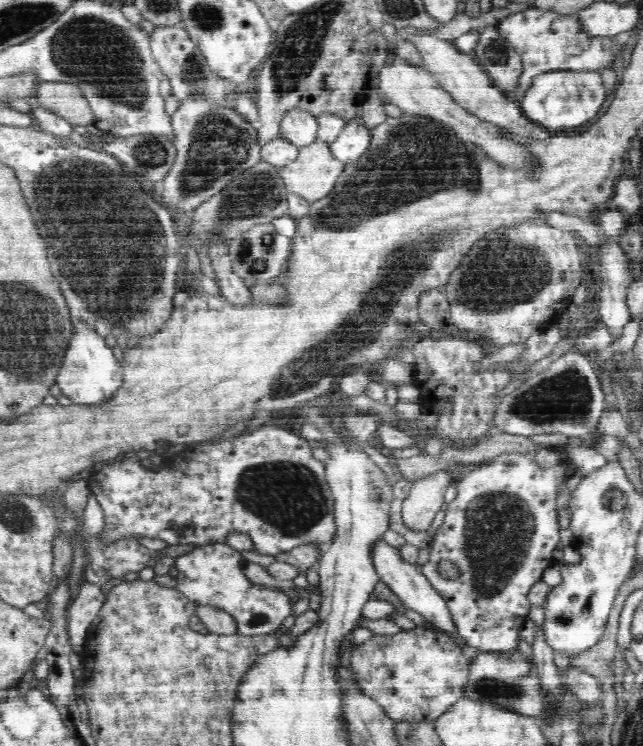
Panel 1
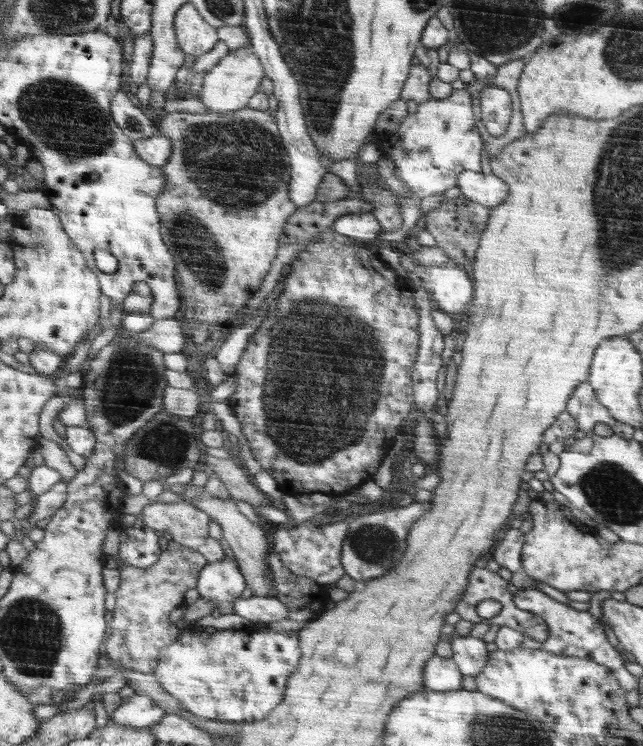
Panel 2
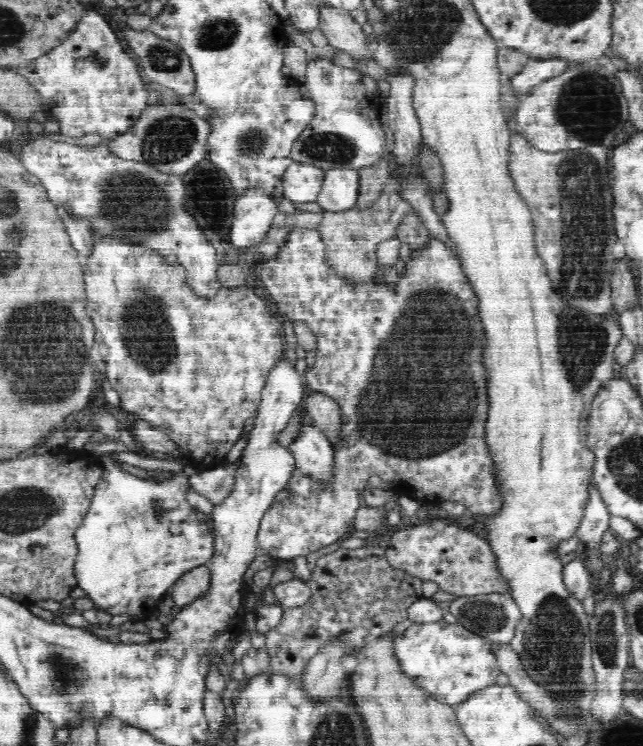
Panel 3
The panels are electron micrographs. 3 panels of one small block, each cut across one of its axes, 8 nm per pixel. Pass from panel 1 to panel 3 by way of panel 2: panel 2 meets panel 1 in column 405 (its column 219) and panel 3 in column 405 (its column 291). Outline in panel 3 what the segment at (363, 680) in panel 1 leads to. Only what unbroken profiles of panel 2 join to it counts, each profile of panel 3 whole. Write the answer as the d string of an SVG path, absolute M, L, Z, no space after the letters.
M451 618L434 621L433 623L410 625L410 628L403 635L398 635L393 640L393 658L397 658L398 667L401 672L422 691L429 692L431 698L455 707L464 702L474 692L479 692L494 685L496 677L501 673L498 666L497 656L494 655L495 645L491 644L484 637L468 631L462 624Z

